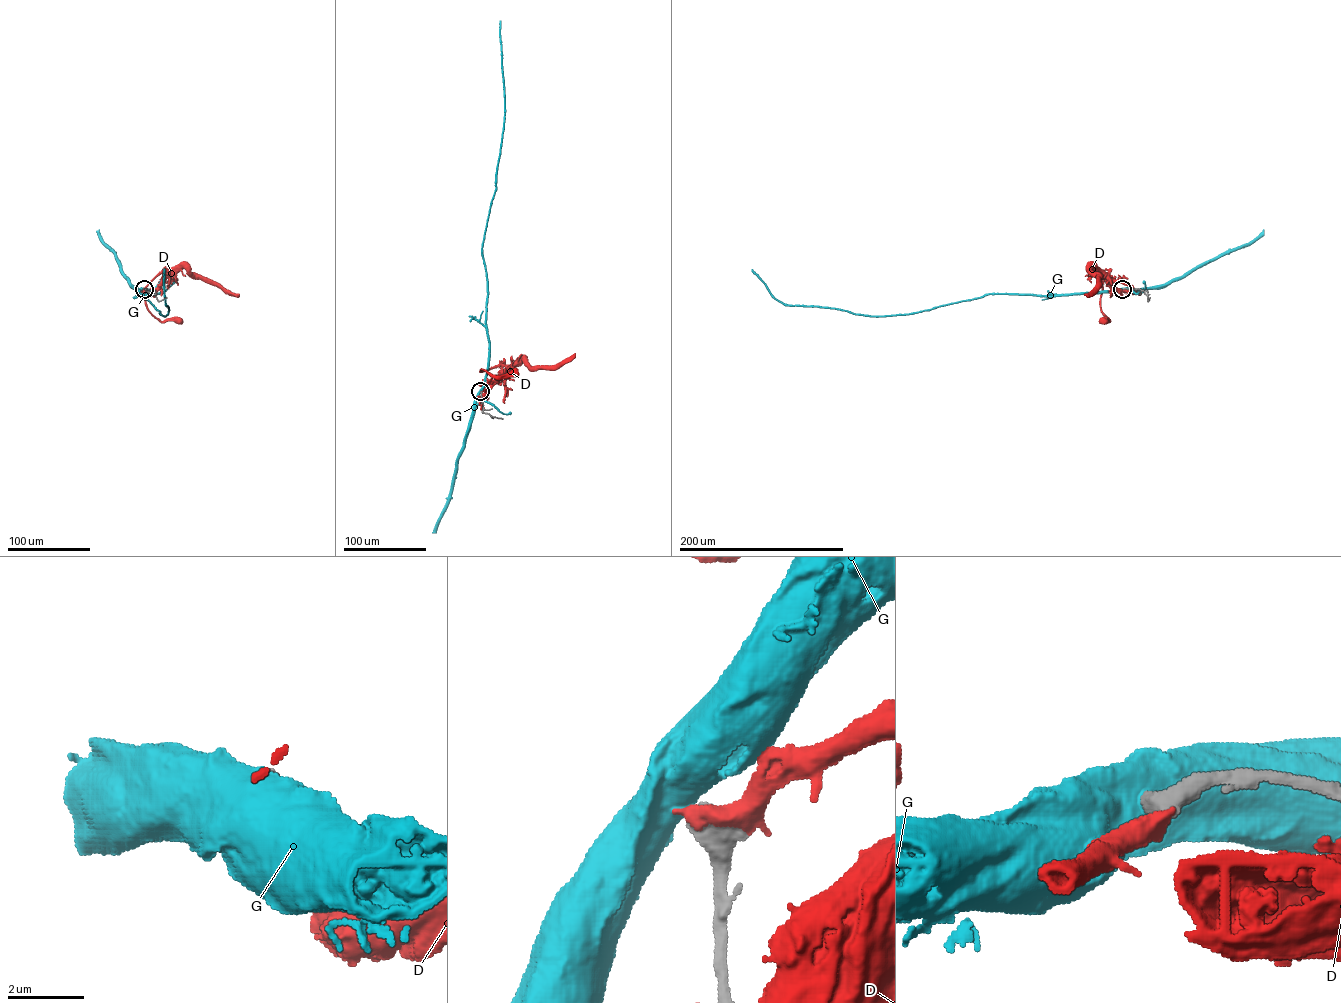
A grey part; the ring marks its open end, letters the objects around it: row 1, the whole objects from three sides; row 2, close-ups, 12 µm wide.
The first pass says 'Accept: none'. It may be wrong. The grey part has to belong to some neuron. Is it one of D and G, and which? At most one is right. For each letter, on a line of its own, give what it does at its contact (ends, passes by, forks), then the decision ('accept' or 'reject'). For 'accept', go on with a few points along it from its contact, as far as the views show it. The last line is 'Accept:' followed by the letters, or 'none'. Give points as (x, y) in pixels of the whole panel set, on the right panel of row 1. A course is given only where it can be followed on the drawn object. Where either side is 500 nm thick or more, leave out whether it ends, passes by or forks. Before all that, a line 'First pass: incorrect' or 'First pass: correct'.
First pass: correct
D: reject
G: reject
Accept: none

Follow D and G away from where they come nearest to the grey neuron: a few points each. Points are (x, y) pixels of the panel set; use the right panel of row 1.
D: (1122, 289), (1116, 288), (1104, 272), (1088, 269)
G: (1122, 289), (1161, 286), (1245, 245)

